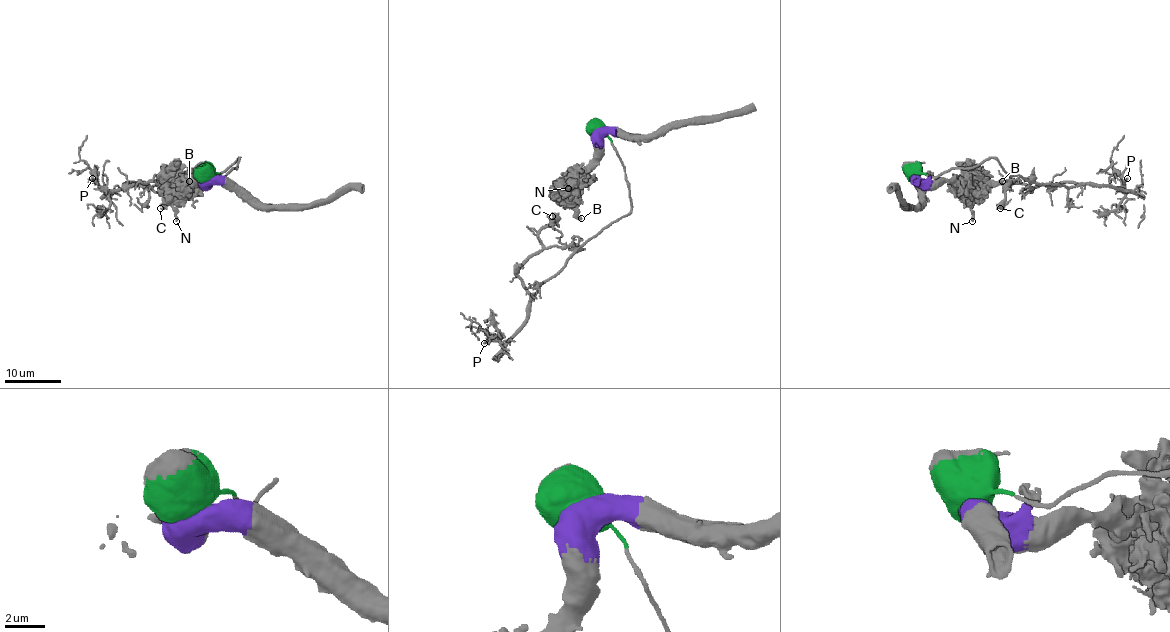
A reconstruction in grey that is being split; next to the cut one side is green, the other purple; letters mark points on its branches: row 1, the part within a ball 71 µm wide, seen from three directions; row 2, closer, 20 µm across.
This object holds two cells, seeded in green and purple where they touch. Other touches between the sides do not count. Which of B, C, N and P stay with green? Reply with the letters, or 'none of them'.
C, P

